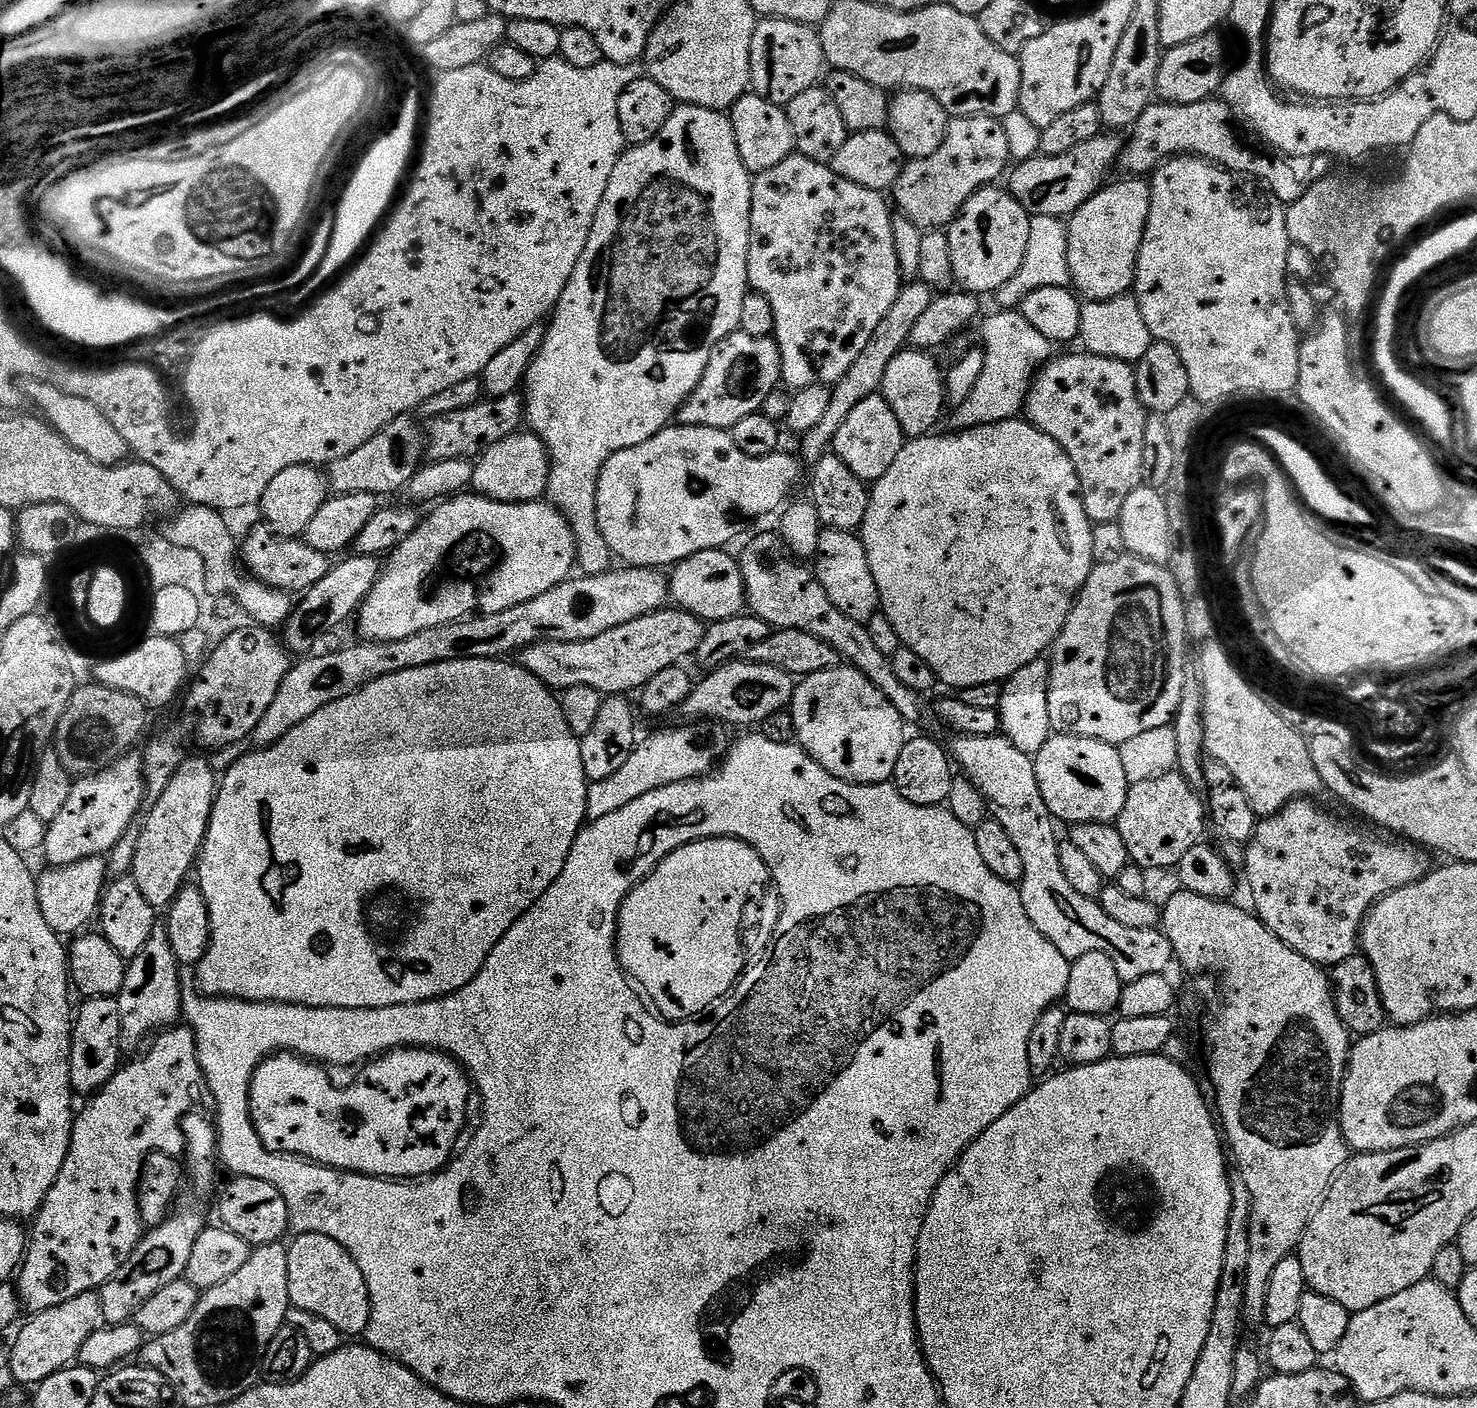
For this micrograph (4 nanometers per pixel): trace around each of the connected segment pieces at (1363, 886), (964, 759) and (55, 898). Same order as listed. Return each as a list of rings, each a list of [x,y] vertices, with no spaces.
[[[1301,798],[1299,800],[1291,800],[1284,809],[1273,816],[1263,817],[1257,823],[1254,834],[1248,839],[1244,852],[1244,876],[1248,879],[1248,888],[1252,891],[1252,904],[1255,915],[1259,916],[1260,921],[1275,934],[1279,940],[1286,942],[1286,946],[1290,946],[1290,950],[1298,950],[1298,954],[1302,954],[1302,958],[1310,958],[1310,962],[1321,966],[1331,966],[1342,962],[1346,958],[1357,955],[1358,941],[1360,939],[1360,930],[1364,927],[1364,920],[1368,917],[1368,912],[1374,907],[1383,896],[1389,896],[1394,890],[1402,890],[1402,886],[1410,886],[1414,882],[1418,882],[1433,871],[1434,864],[1428,861],[1429,853],[1425,851],[1419,844],[1411,842],[1401,842],[1396,838],[1385,838],[1383,835],[1377,834],[1375,831],[1369,830],[1367,827],[1355,828],[1352,824],[1347,824],[1344,820],[1339,820],[1332,812],[1327,812],[1324,808],[1316,805],[1317,801],[1312,798]]]
[[[1002,734],[994,736],[962,736],[957,735],[956,741],[953,742],[952,748],[950,744],[950,756],[958,765],[963,775],[975,786],[977,790],[986,798],[988,810],[991,819],[999,822],[1006,829],[1006,834],[1010,834],[1010,839],[1014,842],[1014,846],[1018,846],[1018,855],[1021,856],[1024,863],[1024,876],[1020,879],[1018,885],[1020,889],[1020,897],[1022,898],[1022,906],[1026,906],[1026,914],[1030,914],[1030,922],[1034,922],[1034,926],[1040,933],[1047,938],[1051,944],[1058,946],[1058,954],[1062,954],[1069,962],[1082,958],[1082,954],[1110,954],[1110,958],[1114,958],[1114,966],[1118,966],[1118,974],[1125,982],[1129,980],[1137,980],[1138,978],[1146,978],[1146,974],[1158,974],[1159,972],[1167,973],[1168,967],[1174,964],[1172,955],[1172,947],[1163,931],[1151,928],[1150,930],[1134,930],[1131,926],[1122,926],[1119,922],[1114,922],[1114,918],[1110,918],[1110,914],[1106,914],[1106,910],[1102,910],[1102,906],[1095,900],[1086,898],[1086,894],[1078,894],[1078,890],[1074,890],[1074,886],[1070,886],[1070,881],[1066,879],[1066,874],[1062,874],[1062,862],[1060,861],[1060,846],[1062,843],[1061,837],[1056,837],[1056,828],[1058,829],[1057,821],[1052,819],[1050,810],[1046,806],[1046,802],[1042,802],[1042,790],[1038,790],[1038,778],[1036,777],[1036,761],[1029,753],[1018,750],[1018,746],[1014,746]]]
[[[103,855],[91,856],[70,866],[49,867],[47,871],[39,873],[36,882],[38,906],[42,910],[42,918],[46,918],[46,926],[50,926],[50,930],[54,930],[57,936],[75,937],[91,925],[88,924],[91,920],[93,923],[97,919],[100,900],[110,880],[107,859]]]

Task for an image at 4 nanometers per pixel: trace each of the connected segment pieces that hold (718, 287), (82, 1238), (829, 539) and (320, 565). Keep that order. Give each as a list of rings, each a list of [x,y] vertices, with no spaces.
[[[680,104],[673,107],[672,116],[666,122],[666,126],[662,126],[660,133],[650,142],[629,147],[621,156],[618,166],[614,166],[610,186],[606,186],[606,194],[602,194],[602,206],[598,206],[598,214],[594,214],[594,226],[590,230],[586,250],[582,250],[582,258],[578,258],[578,266],[574,266],[574,274],[570,274],[570,282],[566,282],[566,290],[562,290],[562,298],[558,298],[555,309],[547,321],[544,344],[533,358],[523,381],[523,387],[528,388],[526,424],[548,448],[550,474],[546,496],[570,522],[576,538],[576,563],[583,575],[597,576],[609,571],[614,564],[610,546],[606,546],[606,538],[602,538],[600,533],[596,513],[598,478],[602,474],[602,466],[606,466],[606,462],[614,454],[618,454],[618,450],[642,446],[642,442],[654,438],[654,434],[669,427],[682,402],[686,402],[694,386],[702,382],[702,374],[706,374],[706,362],[710,362],[710,354],[716,349],[718,342],[722,342],[731,332],[739,329],[742,302],[750,291],[748,251],[752,229],[750,210],[753,179],[753,173],[749,172],[742,162],[742,154],[738,154],[734,126],[724,112],[699,108],[697,104]]]
[[[172,1026],[161,1031],[159,1035],[151,1041],[152,1045],[141,1054],[137,1060],[132,1060],[123,1065],[119,1072],[102,1086],[100,1091],[91,1097],[92,1100],[84,1109],[79,1109],[78,1115],[72,1122],[72,1141],[66,1154],[66,1162],[62,1162],[62,1170],[54,1182],[54,1186],[46,1194],[44,1204],[40,1211],[36,1213],[30,1224],[30,1235],[28,1238],[28,1251],[24,1253],[24,1262],[20,1266],[18,1275],[14,1280],[14,1287],[20,1297],[23,1311],[28,1314],[35,1314],[42,1310],[50,1310],[54,1306],[62,1306],[70,1298],[74,1298],[83,1292],[95,1292],[115,1274],[118,1266],[130,1258],[132,1251],[138,1246],[142,1235],[142,1225],[140,1223],[140,1211],[138,1210],[138,1198],[136,1197],[136,1187],[140,1181],[140,1171],[144,1165],[145,1158],[151,1152],[164,1152],[168,1156],[179,1157],[184,1151],[184,1132],[180,1124],[185,1116],[193,1111],[196,1100],[196,1091],[205,1087],[202,1066],[198,1062],[198,1050],[196,1049],[196,1039],[191,1028],[187,1026]]]
[[[836,528],[824,531],[820,536],[820,550],[814,557],[814,571],[826,594],[830,594],[830,602],[834,602],[842,614],[861,622],[877,615],[880,608],[878,586],[874,574],[870,574],[864,542],[856,532],[840,532]]]
[[[263,522],[257,524],[257,528],[250,529],[248,537],[245,540],[243,537],[242,540],[242,564],[251,575],[263,580],[266,584],[271,584],[273,588],[283,588],[292,594],[303,594],[314,586],[314,582],[322,582],[322,578],[326,578],[326,574],[333,565],[329,553],[314,550],[314,546],[310,546],[303,538],[279,536],[267,524]]]

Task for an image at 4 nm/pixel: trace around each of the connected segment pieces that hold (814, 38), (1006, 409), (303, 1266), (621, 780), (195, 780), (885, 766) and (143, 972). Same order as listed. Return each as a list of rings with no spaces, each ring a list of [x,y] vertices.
[[[761,19],[754,30],[750,62],[751,91],[781,106],[794,102],[802,90],[817,87],[826,72],[819,31],[811,24],[799,24],[793,20]]]
[[[996,310],[986,320],[983,321],[982,341],[986,354],[986,370],[982,370],[970,398],[951,409],[951,427],[956,430],[1017,419],[1024,411],[1024,404],[1028,400],[1028,392],[1032,389],[1032,381],[1036,379],[1037,372],[1054,356],[1054,345],[1051,341],[1038,330],[1034,330],[1034,326],[1030,326],[1030,322],[1026,322],[1026,318],[1018,310]]]
[[[302,1232],[295,1237],[288,1249],[288,1299],[291,1307],[298,1310],[310,1310],[310,1314],[318,1314],[318,1318],[326,1318],[333,1326],[343,1332],[345,1337],[356,1338],[363,1334],[370,1322],[370,1294],[366,1286],[366,1278],[362,1278],[362,1270],[358,1270],[358,1262],[350,1258],[350,1254],[334,1238],[326,1238],[326,1234]]]
[[[684,722],[681,728],[664,728],[653,736],[639,741],[636,749],[626,758],[626,763],[610,778],[591,781],[586,794],[587,819],[606,818],[606,814],[614,814],[614,810],[622,810],[622,806],[630,806],[642,794],[650,794],[650,790],[658,790],[662,786],[670,786],[683,780],[698,780],[707,776],[727,757],[730,751],[730,739],[724,731],[725,725],[720,722]]]
[[[192,754],[182,762],[182,766],[178,766],[178,774],[174,774],[170,786],[166,786],[162,798],[158,798],[153,808],[147,809],[140,824],[138,850],[134,850],[130,875],[142,893],[142,898],[146,898],[152,908],[167,909],[184,889],[186,881],[191,877],[188,875],[191,872],[193,875],[208,833],[217,791],[218,772],[216,776],[215,770],[202,757]]]
[[[837,666],[803,677],[795,685],[790,705],[791,712],[792,728],[796,731],[796,736],[794,736],[795,743],[799,744],[804,751],[808,752],[810,758],[814,758],[814,762],[818,762],[818,766],[822,766],[822,770],[834,774],[834,778],[842,778],[851,784],[887,784],[891,781],[892,775],[894,774],[894,766],[898,766],[898,754],[902,754],[902,746],[906,739],[906,733],[904,733],[906,721],[903,716],[898,714],[898,710],[886,698],[886,694],[882,694],[882,690],[878,690],[878,686],[874,686],[874,682],[870,682],[870,678],[863,676],[859,670],[851,666]]]
[[[157,926],[150,934],[150,942],[146,942],[146,946],[142,946],[142,950],[138,950],[138,954],[127,961],[127,966],[126,982],[122,982],[122,990],[116,997],[121,1033],[127,1039],[129,1036],[132,1040],[140,1040],[143,1036],[151,1037],[175,1025],[182,1016],[182,965],[176,961],[176,955],[172,953],[167,927]]]

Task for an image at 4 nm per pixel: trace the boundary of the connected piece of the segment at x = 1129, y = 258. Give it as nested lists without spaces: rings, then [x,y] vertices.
[[[1120,178],[1117,184],[1111,184],[1095,192],[1067,221],[1072,284],[1089,302],[1118,298],[1133,291],[1136,263],[1150,214],[1152,185],[1147,179]]]

